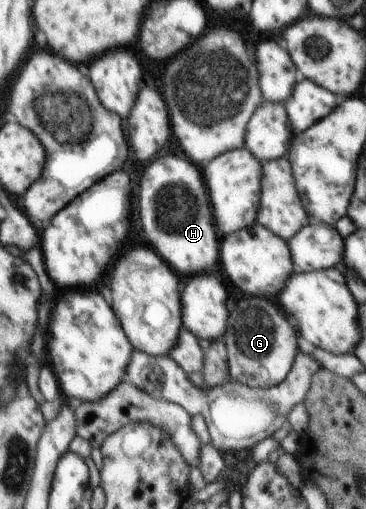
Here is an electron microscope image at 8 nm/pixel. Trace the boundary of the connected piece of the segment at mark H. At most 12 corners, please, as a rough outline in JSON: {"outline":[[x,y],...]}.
{"outline":[[166,154],[139,184],[146,242],[180,274],[220,256],[202,171]]}

